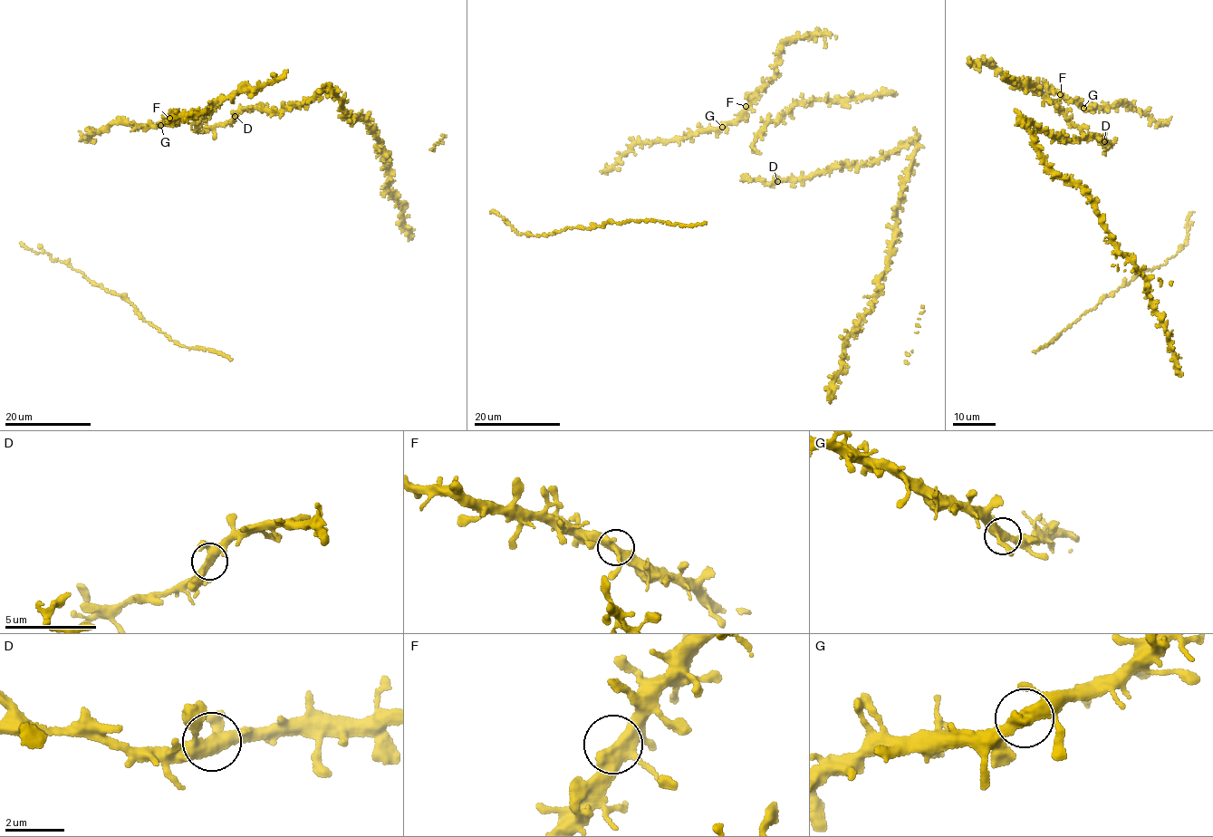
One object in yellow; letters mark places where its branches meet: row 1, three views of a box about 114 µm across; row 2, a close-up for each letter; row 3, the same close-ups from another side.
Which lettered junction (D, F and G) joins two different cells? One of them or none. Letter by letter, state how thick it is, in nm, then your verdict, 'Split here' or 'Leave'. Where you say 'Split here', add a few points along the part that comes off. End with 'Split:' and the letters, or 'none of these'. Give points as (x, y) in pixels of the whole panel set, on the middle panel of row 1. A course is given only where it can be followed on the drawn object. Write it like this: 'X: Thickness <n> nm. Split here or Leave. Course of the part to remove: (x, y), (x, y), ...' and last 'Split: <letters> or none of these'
D: Thickness 360 nm. Leave
F: Thickness 400 nm. Leave
G: Thickness 360 nm. Leave
Split: none of these

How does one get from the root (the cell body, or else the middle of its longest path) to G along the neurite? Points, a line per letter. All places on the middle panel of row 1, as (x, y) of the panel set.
G: (752, 111), (747, 108), (732, 123), (722, 127)

